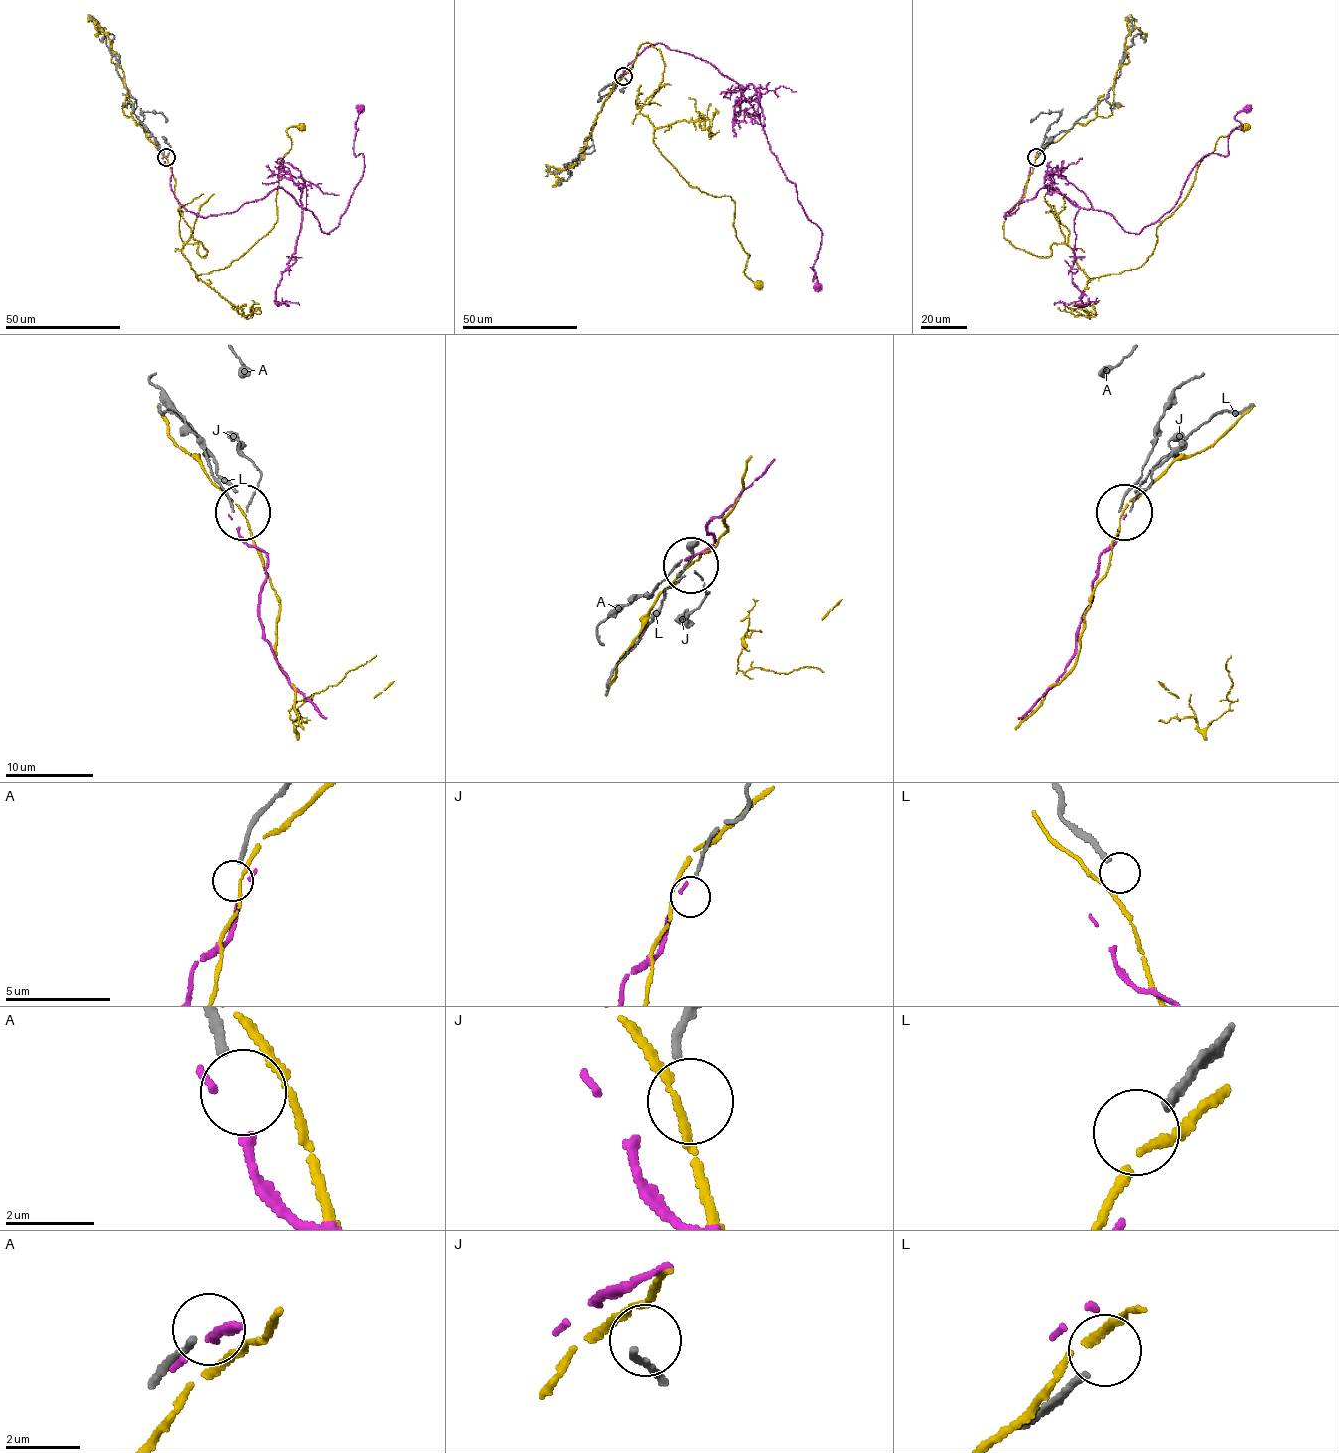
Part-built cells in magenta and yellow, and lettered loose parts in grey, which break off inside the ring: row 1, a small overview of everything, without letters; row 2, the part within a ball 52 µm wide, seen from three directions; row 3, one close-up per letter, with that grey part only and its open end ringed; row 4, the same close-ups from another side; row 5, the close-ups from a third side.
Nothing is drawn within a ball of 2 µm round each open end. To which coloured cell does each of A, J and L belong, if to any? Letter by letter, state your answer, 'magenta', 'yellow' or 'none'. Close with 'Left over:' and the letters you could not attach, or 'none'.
A: none
J: none
L: none
Left over: A, J, L

